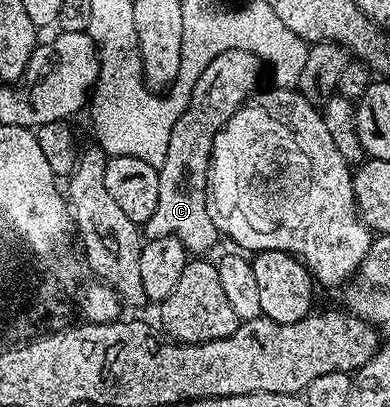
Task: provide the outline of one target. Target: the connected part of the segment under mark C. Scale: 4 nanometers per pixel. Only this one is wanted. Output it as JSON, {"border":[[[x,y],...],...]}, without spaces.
{"border":[[[231,49],[206,67],[194,83],[190,103],[184,114],[170,131],[170,147],[166,147],[166,159],[158,167],[158,211],[142,226],[142,233],[149,241],[163,237],[176,237],[189,254],[208,255],[216,245],[218,231],[208,207],[208,164],[212,161],[214,135],[242,107],[244,102],[261,88],[259,57],[241,49]]]}

